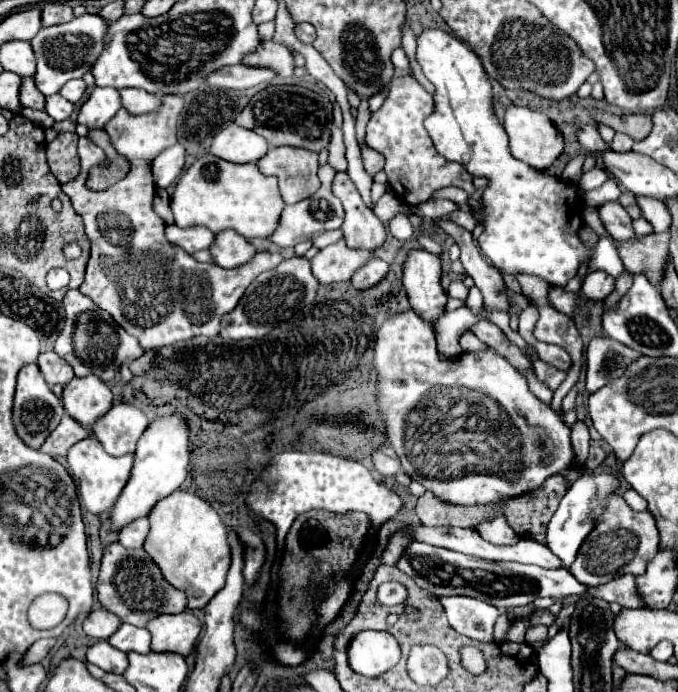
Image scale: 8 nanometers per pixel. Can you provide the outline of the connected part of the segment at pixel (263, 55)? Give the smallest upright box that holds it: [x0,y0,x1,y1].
[242,40,294,78]

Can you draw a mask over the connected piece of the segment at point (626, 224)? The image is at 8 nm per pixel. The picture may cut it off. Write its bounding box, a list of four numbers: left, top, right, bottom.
[600,202,638,242]

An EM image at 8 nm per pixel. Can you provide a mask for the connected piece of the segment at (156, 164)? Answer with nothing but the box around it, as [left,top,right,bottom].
[152,144,184,188]

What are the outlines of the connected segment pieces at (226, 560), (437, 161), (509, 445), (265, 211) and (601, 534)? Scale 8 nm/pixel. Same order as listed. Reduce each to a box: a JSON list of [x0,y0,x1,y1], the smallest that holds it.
[[142,490,230,610],[366,74,474,206],[374,310,574,506],[170,154,284,240],[570,494,660,586]]

